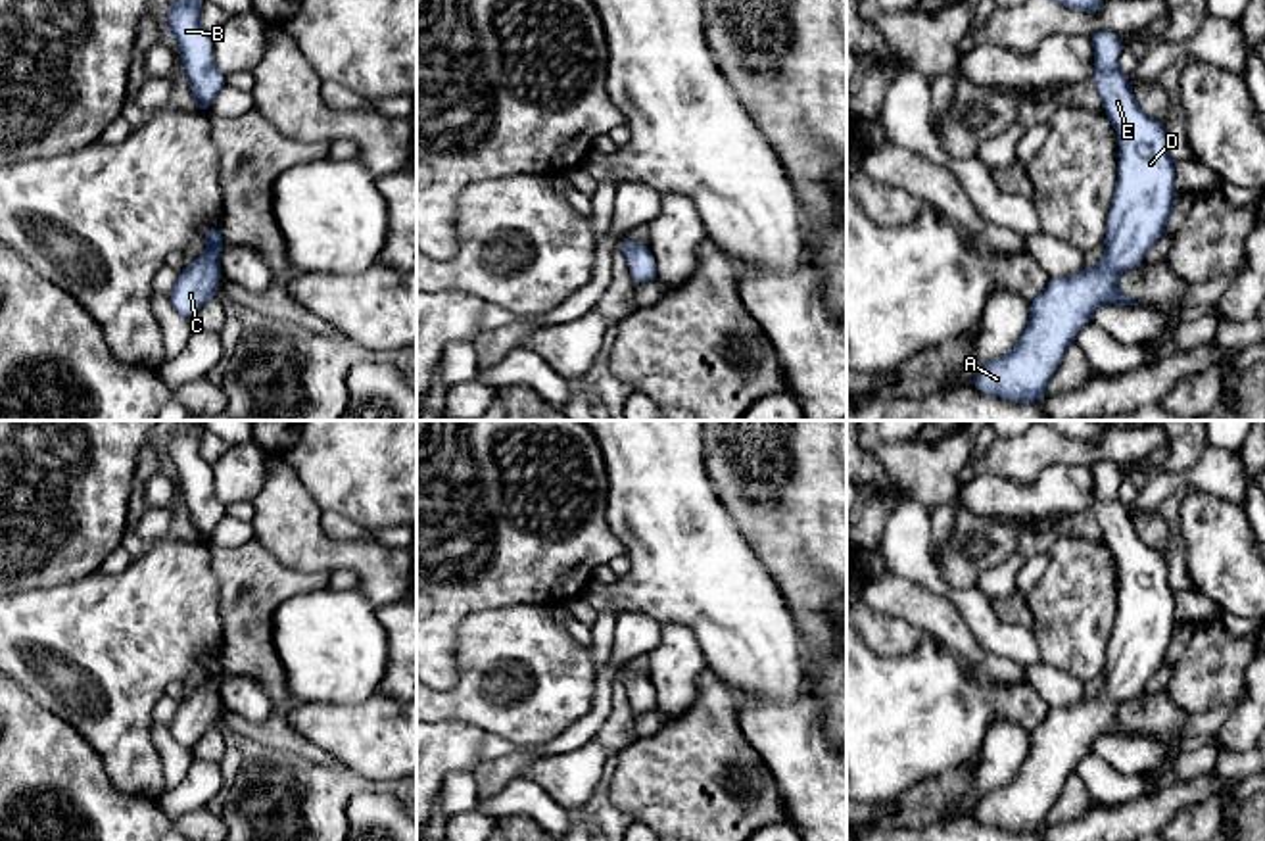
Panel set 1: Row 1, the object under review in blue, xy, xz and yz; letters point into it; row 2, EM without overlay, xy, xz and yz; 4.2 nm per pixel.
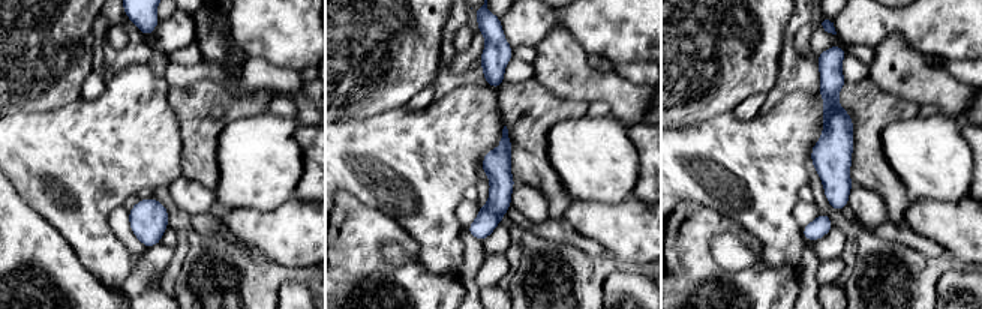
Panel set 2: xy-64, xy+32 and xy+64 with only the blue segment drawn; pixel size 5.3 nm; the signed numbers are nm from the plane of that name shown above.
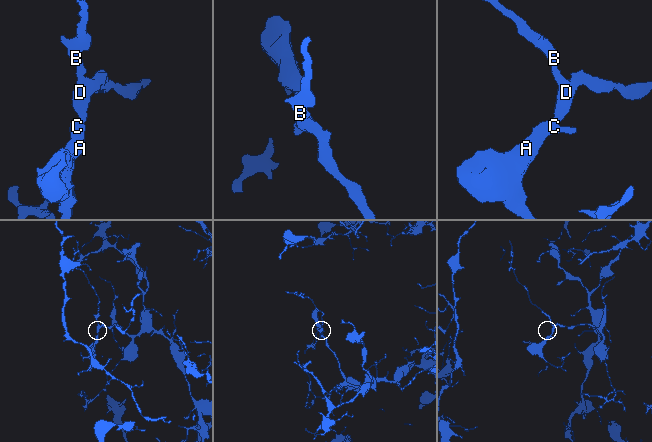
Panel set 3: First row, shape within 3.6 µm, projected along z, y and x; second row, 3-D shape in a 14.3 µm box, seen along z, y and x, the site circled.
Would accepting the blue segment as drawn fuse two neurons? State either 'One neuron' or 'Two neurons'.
One neuron

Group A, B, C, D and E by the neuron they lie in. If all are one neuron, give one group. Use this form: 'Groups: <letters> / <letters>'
Groups: A B C D E

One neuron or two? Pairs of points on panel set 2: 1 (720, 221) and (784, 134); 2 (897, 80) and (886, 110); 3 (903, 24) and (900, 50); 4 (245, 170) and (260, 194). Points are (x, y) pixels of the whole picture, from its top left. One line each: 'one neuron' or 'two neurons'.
1: two neurons
2: two neurons
3: two neurons
4: one neuron

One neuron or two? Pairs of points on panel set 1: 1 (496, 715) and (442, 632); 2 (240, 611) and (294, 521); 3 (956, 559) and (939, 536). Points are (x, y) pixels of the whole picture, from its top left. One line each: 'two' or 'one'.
1: two
2: two
3: two

